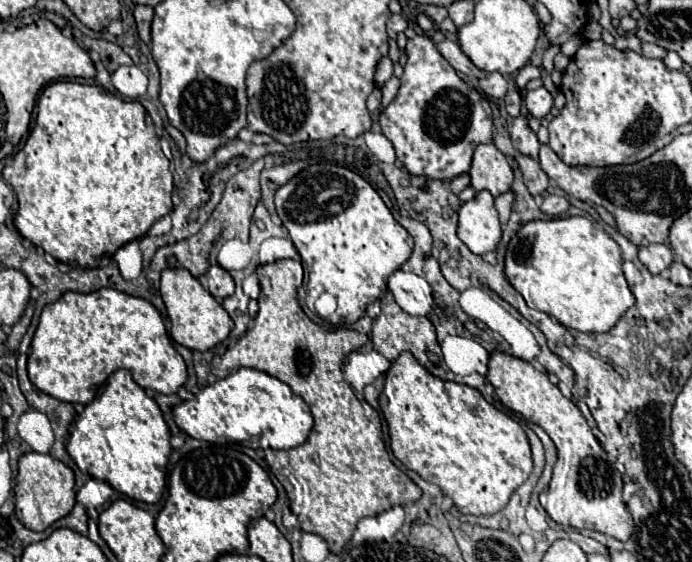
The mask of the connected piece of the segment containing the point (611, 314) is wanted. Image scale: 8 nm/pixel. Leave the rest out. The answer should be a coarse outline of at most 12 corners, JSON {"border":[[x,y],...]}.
{"border":[[586,217],[524,223],[504,269],[528,307],[610,331],[634,305]]}

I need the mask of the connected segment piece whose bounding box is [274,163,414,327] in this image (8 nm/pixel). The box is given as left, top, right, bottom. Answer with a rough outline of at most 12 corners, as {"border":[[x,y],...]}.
{"border":[[340,165],[306,167],[276,213],[350,327],[408,261],[412,237]]}

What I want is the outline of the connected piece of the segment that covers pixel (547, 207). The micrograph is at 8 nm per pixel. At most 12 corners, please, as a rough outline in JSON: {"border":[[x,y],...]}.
{"border":[[546,195],[540,209],[546,215],[566,213],[570,203],[562,195]]}

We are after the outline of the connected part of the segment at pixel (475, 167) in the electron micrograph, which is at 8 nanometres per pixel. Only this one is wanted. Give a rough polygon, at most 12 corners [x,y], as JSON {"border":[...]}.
{"border":[[494,143],[474,149],[470,177],[476,191],[494,197],[514,179]]}

